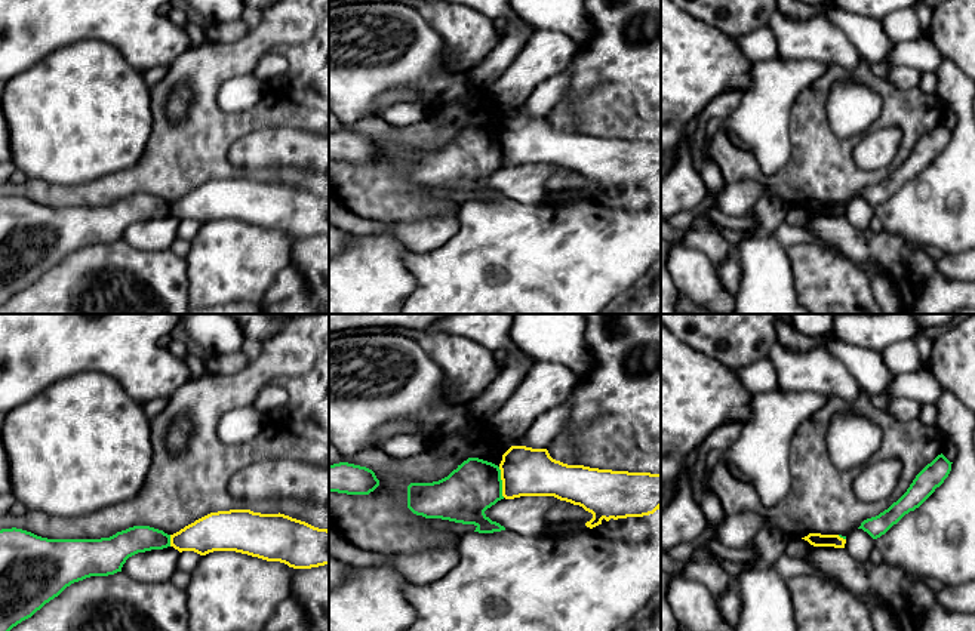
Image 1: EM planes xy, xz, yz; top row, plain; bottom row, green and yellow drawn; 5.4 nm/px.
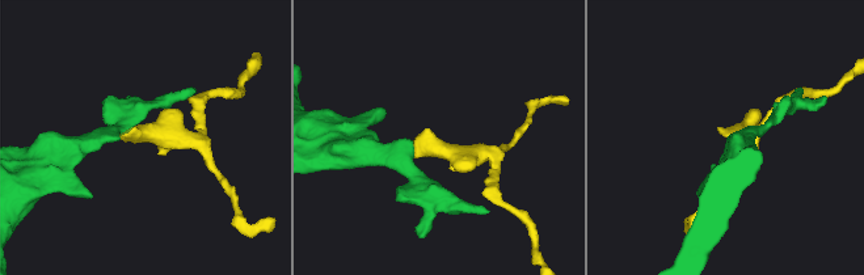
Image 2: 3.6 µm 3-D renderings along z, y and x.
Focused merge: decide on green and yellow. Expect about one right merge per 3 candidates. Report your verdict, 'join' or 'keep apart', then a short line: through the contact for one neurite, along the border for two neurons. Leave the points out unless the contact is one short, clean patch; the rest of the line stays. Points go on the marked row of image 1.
keep apart

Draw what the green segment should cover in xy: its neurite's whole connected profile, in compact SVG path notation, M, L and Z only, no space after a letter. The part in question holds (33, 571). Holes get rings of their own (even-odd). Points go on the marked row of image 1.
M133 526L101 539L47 539L22 529L0 530L0 631L10 631L31 618L67 587L90 576L108 576L122 572L126 560L138 552L170 547L170 535L150 526Z

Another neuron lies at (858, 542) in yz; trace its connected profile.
M855 529L846 536L845 548L859 563L870 560L870 554L874 547L876 539L862 529Z

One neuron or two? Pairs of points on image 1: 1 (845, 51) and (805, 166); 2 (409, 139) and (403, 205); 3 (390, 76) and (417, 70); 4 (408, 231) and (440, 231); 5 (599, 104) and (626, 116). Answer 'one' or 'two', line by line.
1: two
2: one
3: one
4: one
5: one

